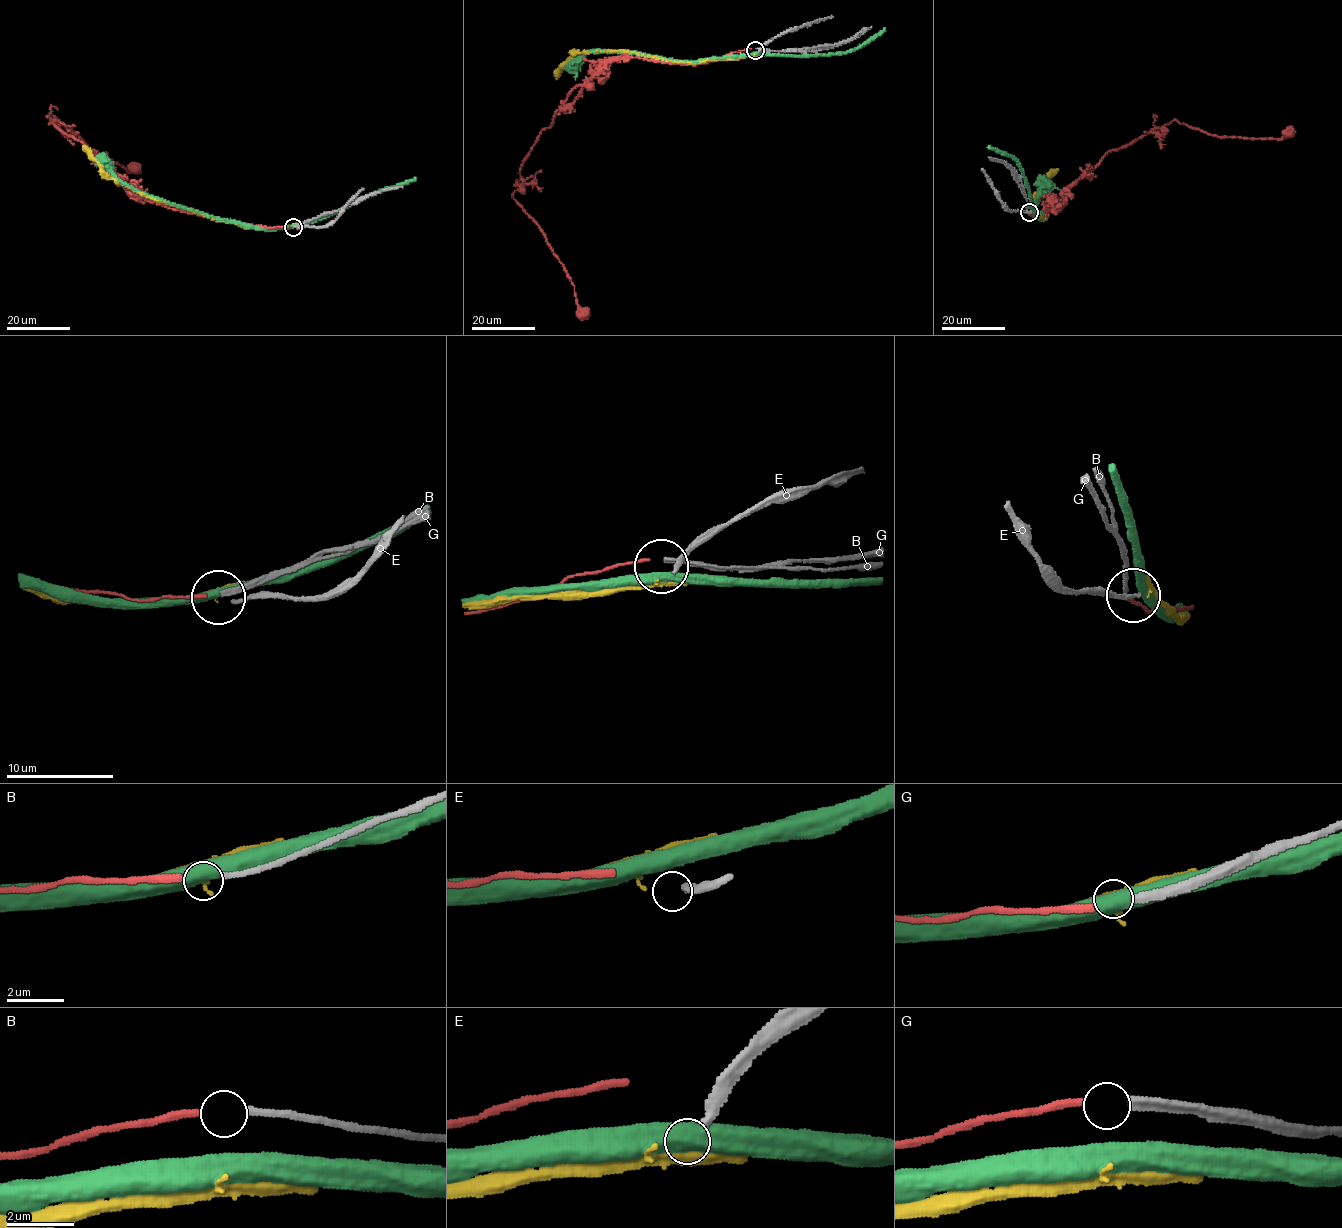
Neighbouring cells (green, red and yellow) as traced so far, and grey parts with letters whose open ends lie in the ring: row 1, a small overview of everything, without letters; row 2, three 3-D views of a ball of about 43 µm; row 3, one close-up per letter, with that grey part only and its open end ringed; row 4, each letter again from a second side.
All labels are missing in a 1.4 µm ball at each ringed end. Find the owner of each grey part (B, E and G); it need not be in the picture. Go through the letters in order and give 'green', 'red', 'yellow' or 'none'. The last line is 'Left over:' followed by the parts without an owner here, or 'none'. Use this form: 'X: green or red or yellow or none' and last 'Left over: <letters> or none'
B: red
E: none
G: none
Left over: E, G

